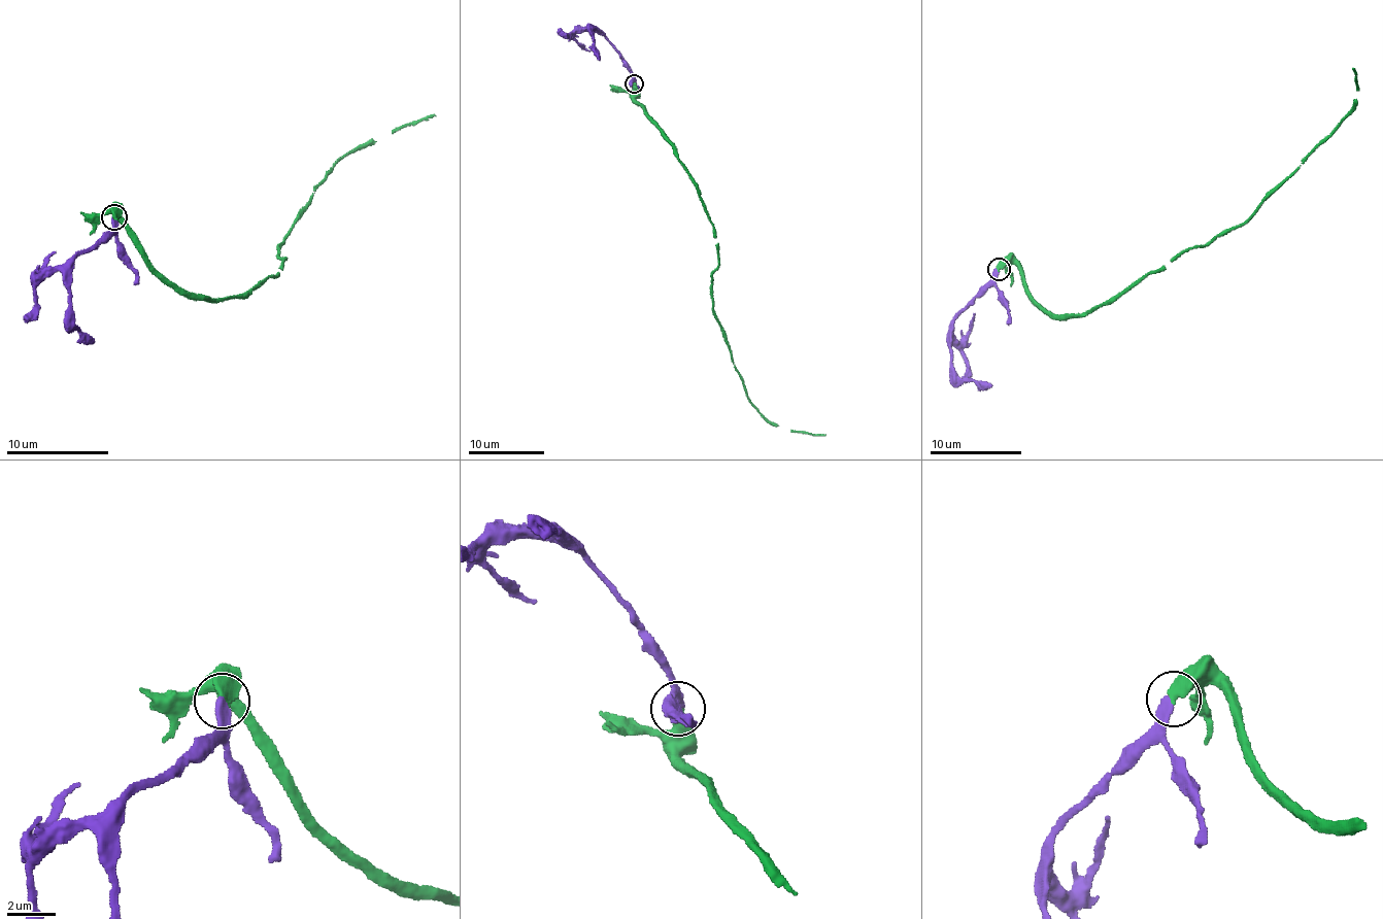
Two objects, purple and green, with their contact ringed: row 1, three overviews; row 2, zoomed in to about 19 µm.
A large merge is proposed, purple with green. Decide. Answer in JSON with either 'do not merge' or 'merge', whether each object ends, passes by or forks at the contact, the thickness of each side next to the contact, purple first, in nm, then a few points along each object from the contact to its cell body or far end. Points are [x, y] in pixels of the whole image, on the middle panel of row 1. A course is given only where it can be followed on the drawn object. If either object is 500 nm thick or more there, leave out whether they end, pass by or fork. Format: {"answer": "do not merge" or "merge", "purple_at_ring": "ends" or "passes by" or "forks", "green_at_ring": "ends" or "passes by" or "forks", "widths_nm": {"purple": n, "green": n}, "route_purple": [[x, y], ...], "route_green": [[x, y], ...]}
{"answer": "merge", "widths_nm": {"purple": 420, "green": 550}, "route_purple": [[634, 83], [629, 66], [594, 27], [593, 46], [599, 61]], "route_green": [[634, 83], [633, 97], [713, 227], [713, 308], [745, 396], [769, 420], [825, 436]]}

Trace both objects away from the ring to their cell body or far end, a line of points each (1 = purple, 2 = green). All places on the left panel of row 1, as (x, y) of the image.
1: (113, 216), (111, 230), (73, 259), (70, 275), (70, 310), (79, 331), (94, 341)
2: (113, 216), (180, 293), (232, 299), (280, 275), (287, 261), (278, 256), (331, 169), (363, 145), (436, 115)

